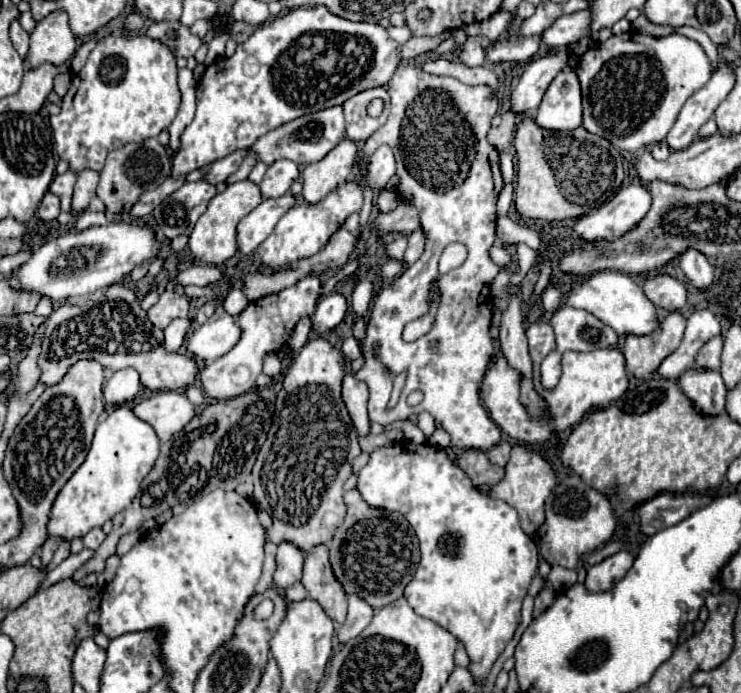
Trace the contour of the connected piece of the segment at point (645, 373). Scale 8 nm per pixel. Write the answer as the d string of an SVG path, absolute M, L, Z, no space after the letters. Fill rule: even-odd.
M669 313L661 319L661 327L653 335L625 337L621 351L625 355L627 371L635 379L653 377L657 365L661 365L661 361L669 357L669 353L673 353L673 349L677 349L677 345L681 343L683 331L685 319L679 313Z

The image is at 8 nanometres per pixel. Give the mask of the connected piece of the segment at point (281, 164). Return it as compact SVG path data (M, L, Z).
M279 159L275 161L267 173L265 179L261 181L259 189L263 199L271 199L271 197L283 197L289 187L293 185L293 181L299 177L299 167L297 163L289 161L289 159Z

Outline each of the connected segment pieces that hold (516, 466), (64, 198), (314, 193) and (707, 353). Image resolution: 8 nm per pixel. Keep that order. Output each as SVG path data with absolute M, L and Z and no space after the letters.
M515 445L511 451L511 457L509 457L509 463L505 465L505 477L497 485L493 485L491 497L511 503L519 513L519 521L521 521L523 531L529 537L533 537L537 533L537 529L541 527L541 521L545 521L543 505L545 505L545 499L549 497L549 493L553 491L555 483L557 483L555 473L553 473L551 465L541 455L533 453L531 449L527 449L523 445Z
M67 171L63 175L55 175L53 183L49 185L49 191L61 199L61 211L69 211L69 207L71 207L73 185L75 185L75 173L71 173L71 171Z
M343 139L321 161L307 165L303 177L303 197L307 203L319 203L339 183L345 183L353 171L357 147L353 141Z
M723 337L709 339L699 351L699 355L695 359L695 367L697 369L719 369L721 349L723 349Z

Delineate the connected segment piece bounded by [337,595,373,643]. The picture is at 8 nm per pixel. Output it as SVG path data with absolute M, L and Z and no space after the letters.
M351 595L349 597L349 611L347 611L347 619L341 625L341 629L337 631L337 639L339 643L347 643L349 639L357 637L369 623L373 617L373 607L367 605L361 597Z

